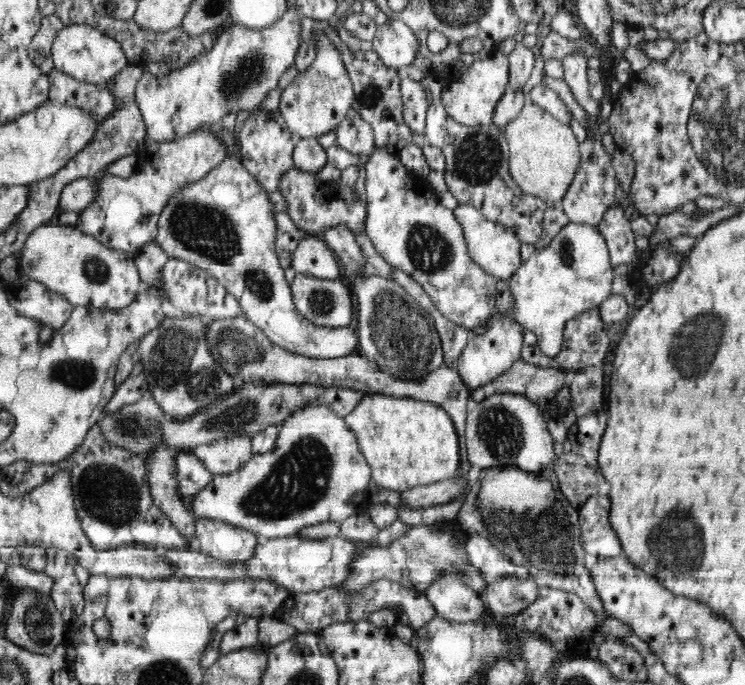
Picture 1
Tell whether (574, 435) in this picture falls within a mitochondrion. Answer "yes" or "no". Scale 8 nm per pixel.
no

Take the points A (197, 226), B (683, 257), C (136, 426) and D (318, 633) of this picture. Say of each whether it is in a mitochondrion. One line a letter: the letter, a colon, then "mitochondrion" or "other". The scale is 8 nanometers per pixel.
A: mitochondrion
B: other
C: mitochondrion
D: other

